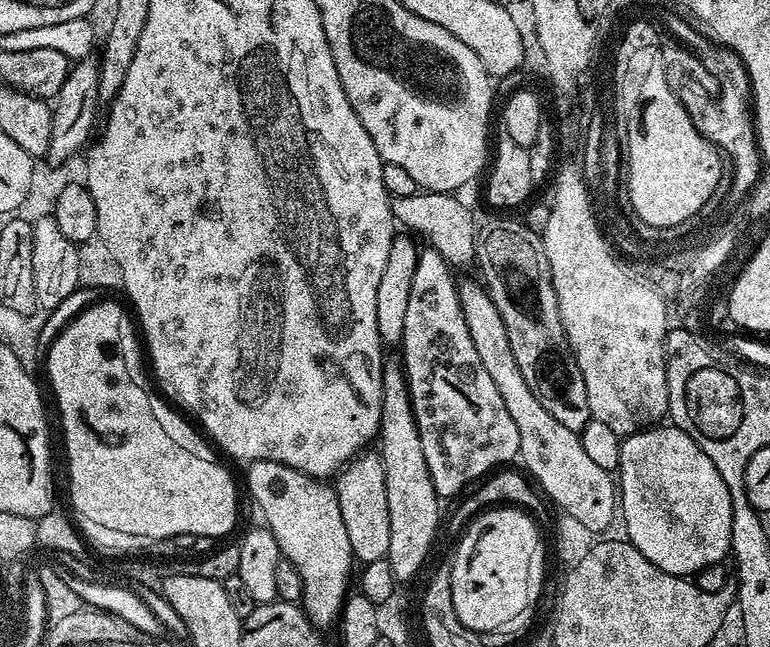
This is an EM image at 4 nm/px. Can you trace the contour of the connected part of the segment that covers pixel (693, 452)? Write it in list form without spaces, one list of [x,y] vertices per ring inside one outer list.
[[[653,426],[623,437],[620,441],[618,469],[618,512],[624,516],[624,528],[629,544],[650,558],[658,570],[685,578],[695,577],[706,566],[718,564],[732,551],[732,507],[730,490],[718,475],[710,458],[681,428]]]

